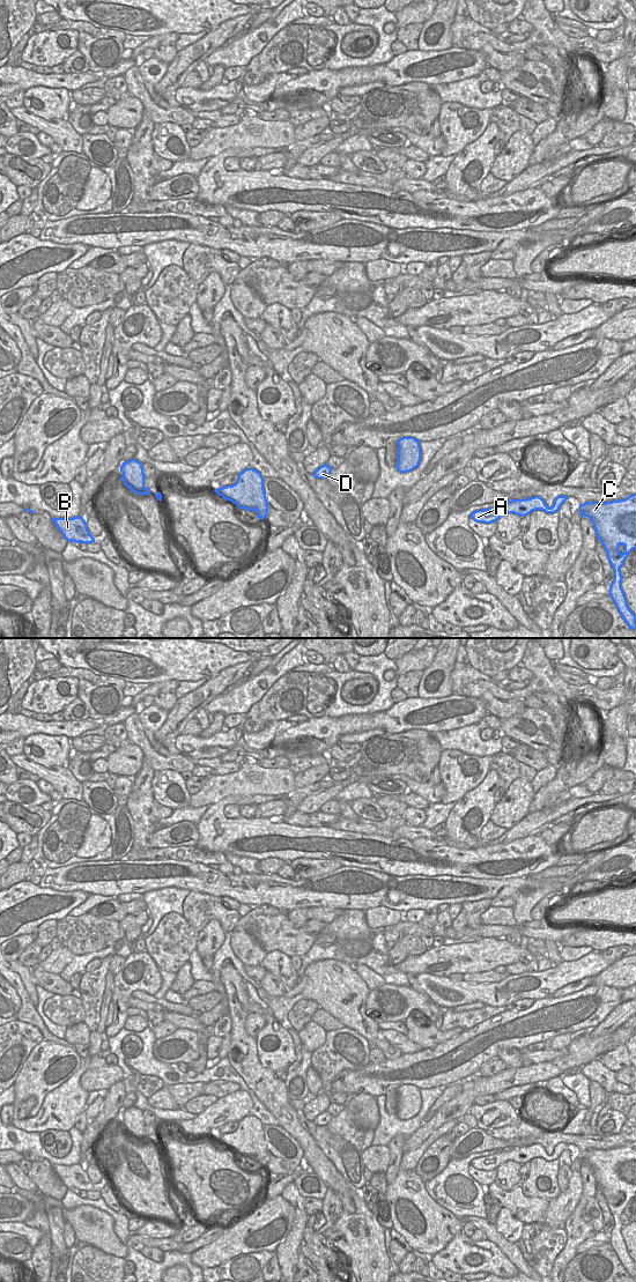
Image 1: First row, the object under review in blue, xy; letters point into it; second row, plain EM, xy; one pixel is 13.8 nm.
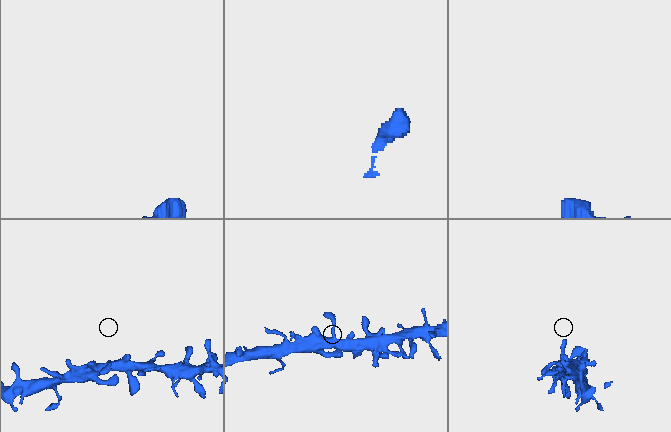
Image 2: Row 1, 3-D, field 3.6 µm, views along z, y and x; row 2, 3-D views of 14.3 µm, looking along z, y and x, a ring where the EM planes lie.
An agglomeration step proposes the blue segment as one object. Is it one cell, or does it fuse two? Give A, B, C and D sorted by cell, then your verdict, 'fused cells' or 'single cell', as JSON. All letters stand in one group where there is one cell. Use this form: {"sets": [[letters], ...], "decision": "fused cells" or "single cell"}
{"sets": [["A", "B", "C", "D"]], "decision": "single cell"}

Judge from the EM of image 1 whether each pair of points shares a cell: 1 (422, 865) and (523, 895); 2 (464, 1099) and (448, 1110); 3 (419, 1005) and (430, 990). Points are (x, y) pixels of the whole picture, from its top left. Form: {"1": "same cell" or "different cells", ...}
{"1": "different cells", "2": "same cell", "3": "different cells"}

